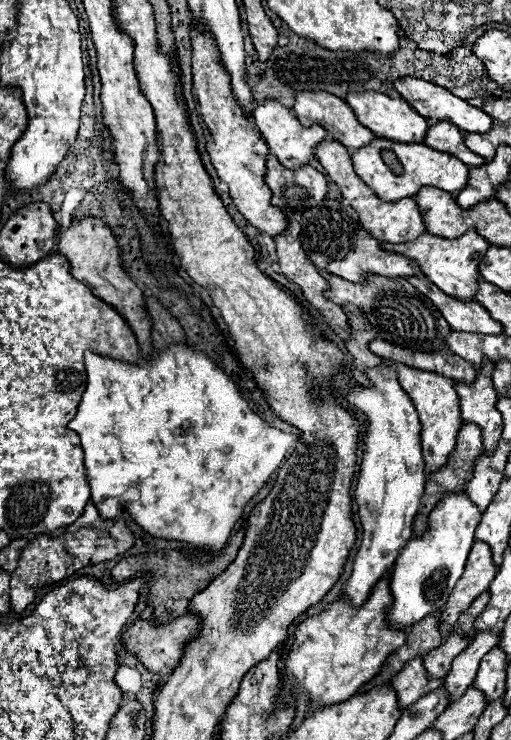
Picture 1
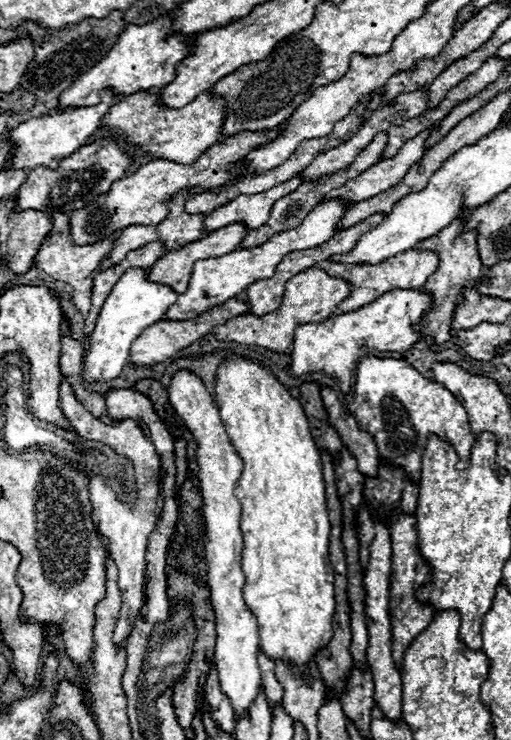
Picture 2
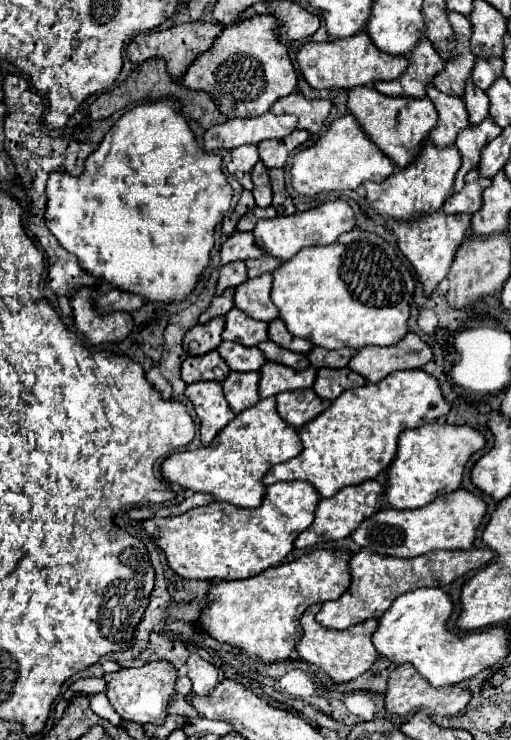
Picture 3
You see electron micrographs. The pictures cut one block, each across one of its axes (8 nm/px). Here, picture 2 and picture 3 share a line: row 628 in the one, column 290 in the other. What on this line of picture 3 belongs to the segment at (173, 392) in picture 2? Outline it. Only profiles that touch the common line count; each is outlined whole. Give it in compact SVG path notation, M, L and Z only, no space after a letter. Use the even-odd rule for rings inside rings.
M344 200L324 202L312 210L298 212L294 216L276 216L272 220L260 220L254 228L256 244L262 248L264 254L276 256L280 260L290 260L298 250L306 246L318 246L318 244L334 244L340 234L356 228L354 210Z

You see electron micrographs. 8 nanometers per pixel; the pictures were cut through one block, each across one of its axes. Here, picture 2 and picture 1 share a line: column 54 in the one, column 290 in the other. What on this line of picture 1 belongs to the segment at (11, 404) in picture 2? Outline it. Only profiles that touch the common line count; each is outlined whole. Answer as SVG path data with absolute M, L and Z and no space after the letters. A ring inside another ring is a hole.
M168 346L160 354L154 354L152 360L144 360L138 366L136 364L130 366L126 362L118 362L118 360L112 360L112 358L104 358L100 354L86 352L86 372L88 372L88 388L86 388L86 392L82 396L80 406L78 406L78 414L70 420L68 428L74 430L82 440L86 480L88 480L88 486L90 486L90 500L98 508L100 516L104 520L114 520L122 512L128 512L130 518L144 532L148 532L150 536L164 538L164 540L188 542L188 548L194 550L196 558L206 558L206 556L222 550L226 540L228 540L228 536L230 536L230 532L232 532L232 526L242 516L244 506L252 500L252 496L256 496L264 488L266 480L282 464L286 452L296 444L298 436L284 434L280 430L270 428L260 416L256 416L250 410L248 402L242 400L236 384L206 354L196 352L190 346Z

